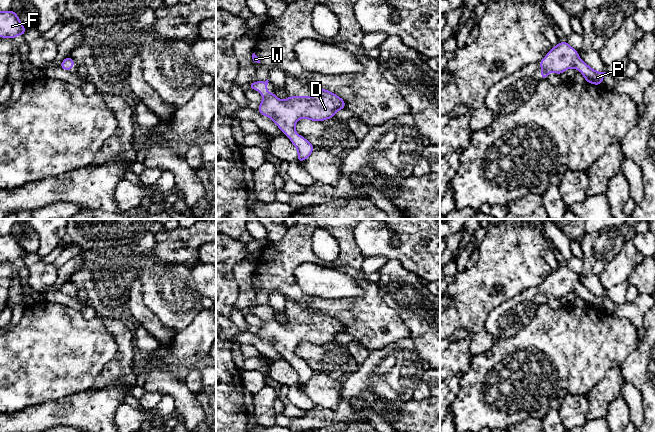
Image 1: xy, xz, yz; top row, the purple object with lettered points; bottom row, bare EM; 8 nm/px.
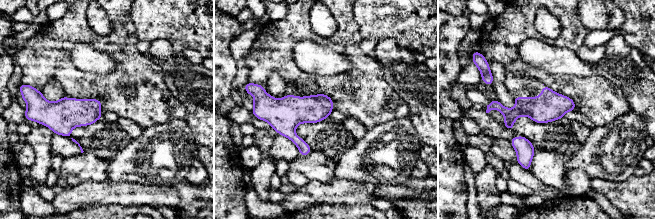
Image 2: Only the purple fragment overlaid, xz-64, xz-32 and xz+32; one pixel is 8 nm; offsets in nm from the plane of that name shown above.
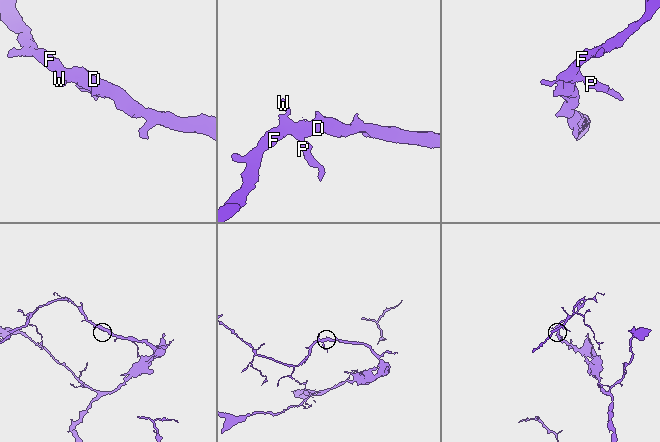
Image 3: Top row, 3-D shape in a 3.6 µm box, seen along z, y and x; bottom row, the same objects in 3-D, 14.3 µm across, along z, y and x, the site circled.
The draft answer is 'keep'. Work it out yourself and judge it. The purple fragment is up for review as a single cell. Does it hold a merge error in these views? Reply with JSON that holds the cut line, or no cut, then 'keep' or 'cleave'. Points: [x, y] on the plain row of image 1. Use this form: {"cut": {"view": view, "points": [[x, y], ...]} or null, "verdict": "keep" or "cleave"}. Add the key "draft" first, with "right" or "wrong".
{"draft": "right", "cut": null, "verdict": "keep"}

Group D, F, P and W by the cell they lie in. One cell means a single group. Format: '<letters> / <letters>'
D F P W

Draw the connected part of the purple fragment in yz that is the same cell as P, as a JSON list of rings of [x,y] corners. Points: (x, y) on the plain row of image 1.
[[[560,265],[557,270],[552,271],[549,277],[539,286],[539,288],[542,291],[541,304],[546,304],[549,296],[555,296],[560,299],[567,293],[574,291],[581,295],[586,306],[601,309],[603,301],[607,297],[593,294],[581,284],[578,280],[578,275],[570,271],[566,265]]]

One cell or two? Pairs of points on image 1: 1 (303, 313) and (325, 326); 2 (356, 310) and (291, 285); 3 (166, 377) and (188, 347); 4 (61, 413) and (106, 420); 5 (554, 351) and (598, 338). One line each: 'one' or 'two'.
1: one
2: one
3: two
4: one
5: one

